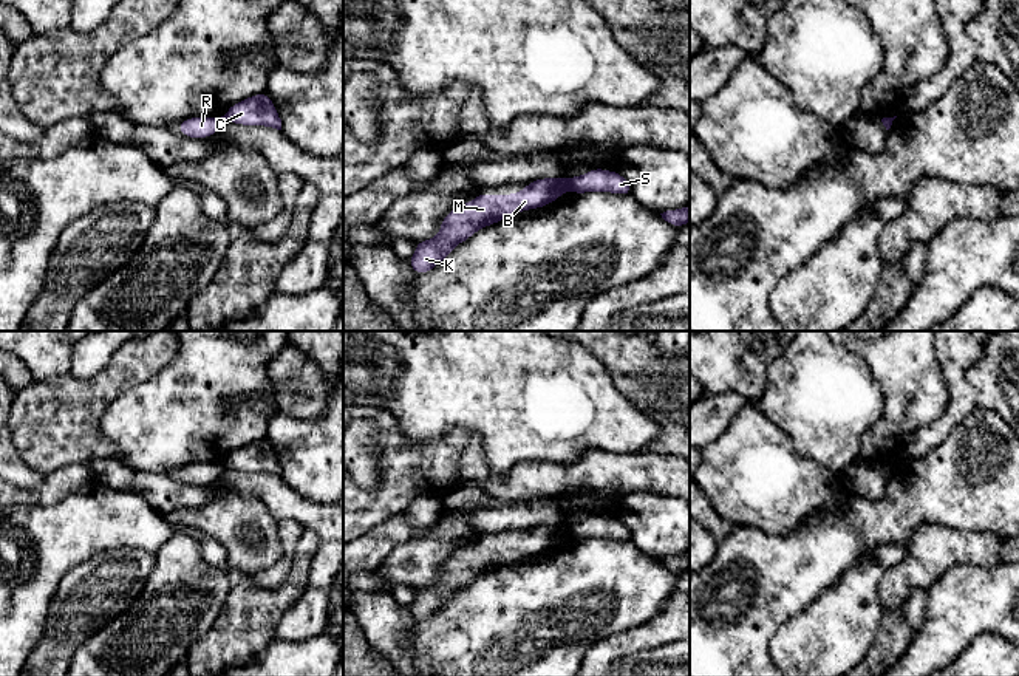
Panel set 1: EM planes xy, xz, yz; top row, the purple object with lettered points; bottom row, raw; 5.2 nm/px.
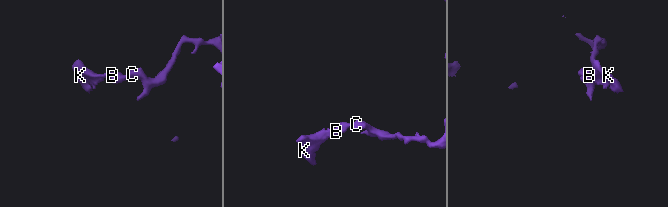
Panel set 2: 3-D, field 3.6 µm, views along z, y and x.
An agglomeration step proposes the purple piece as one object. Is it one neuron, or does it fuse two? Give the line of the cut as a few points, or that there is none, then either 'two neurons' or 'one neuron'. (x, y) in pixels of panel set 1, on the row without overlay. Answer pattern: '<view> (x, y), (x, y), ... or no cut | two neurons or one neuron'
xz (571, 525), (566, 536) | two neurons

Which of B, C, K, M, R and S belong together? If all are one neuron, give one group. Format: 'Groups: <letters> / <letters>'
Groups: B K M R / C S

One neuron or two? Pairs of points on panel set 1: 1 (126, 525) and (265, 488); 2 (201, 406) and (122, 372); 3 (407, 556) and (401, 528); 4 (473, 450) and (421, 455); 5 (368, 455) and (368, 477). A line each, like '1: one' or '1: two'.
1: two
2: two
3: two
4: two
5: one

